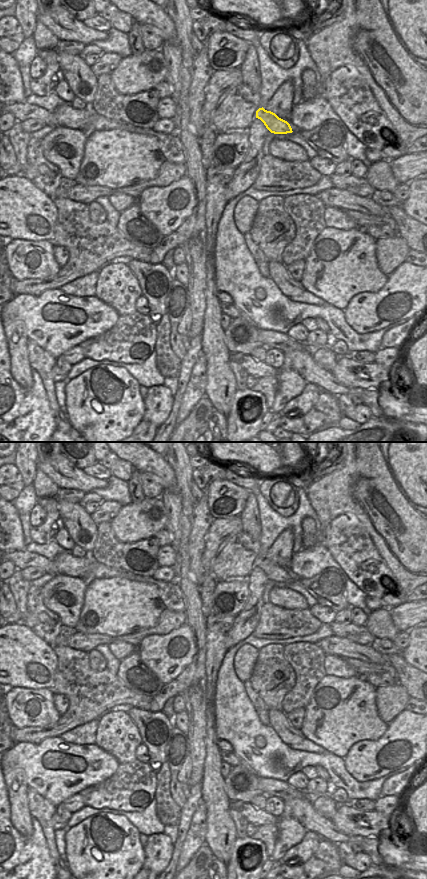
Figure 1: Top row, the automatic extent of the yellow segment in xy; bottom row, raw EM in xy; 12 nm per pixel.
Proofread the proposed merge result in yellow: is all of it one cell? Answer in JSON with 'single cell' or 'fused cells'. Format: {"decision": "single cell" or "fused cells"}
{"decision": "single cell"}

